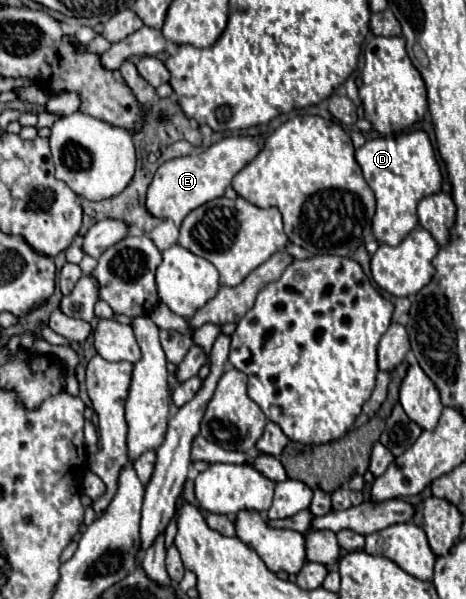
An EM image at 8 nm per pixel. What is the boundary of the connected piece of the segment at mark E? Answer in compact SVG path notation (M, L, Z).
M228 137L220 139L218 143L210 145L200 155L184 155L170 161L164 161L158 171L154 173L154 179L146 193L146 209L152 217L158 219L172 219L178 227L182 219L194 211L196 207L218 199L224 195L224 189L230 185L232 177L250 163L258 151L262 149L262 139L254 137Z

